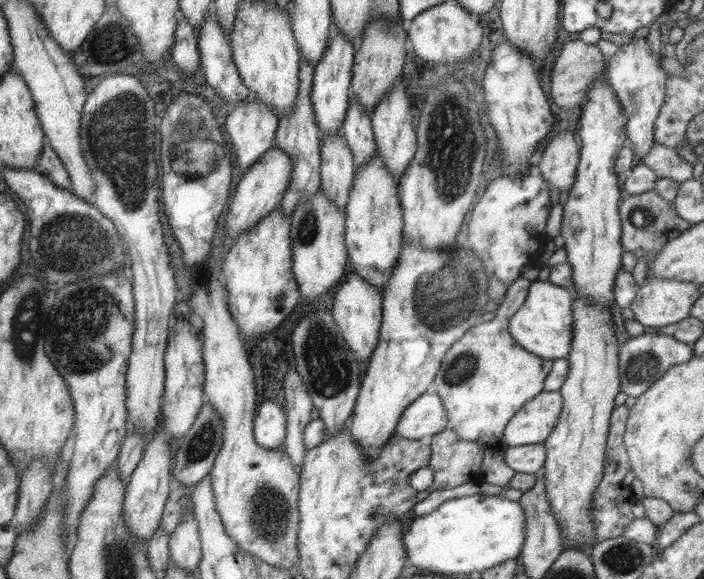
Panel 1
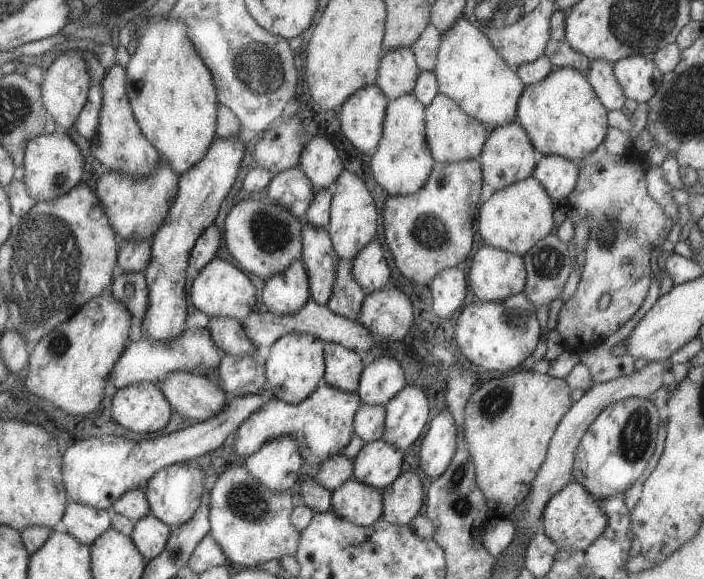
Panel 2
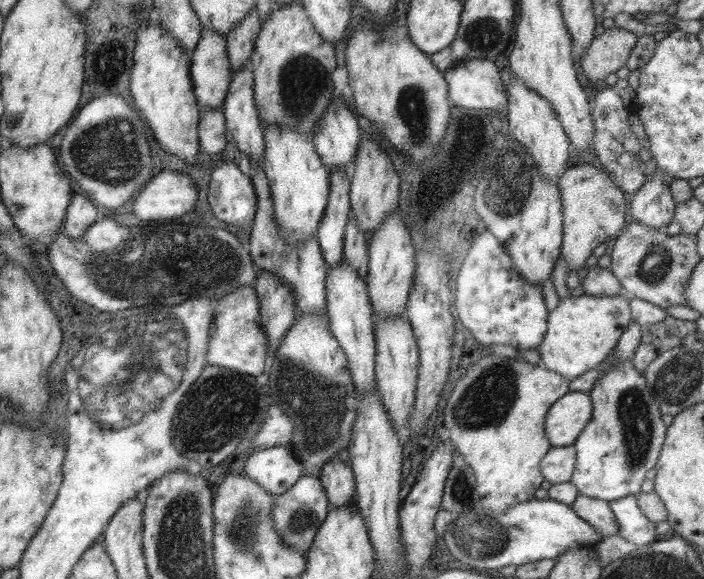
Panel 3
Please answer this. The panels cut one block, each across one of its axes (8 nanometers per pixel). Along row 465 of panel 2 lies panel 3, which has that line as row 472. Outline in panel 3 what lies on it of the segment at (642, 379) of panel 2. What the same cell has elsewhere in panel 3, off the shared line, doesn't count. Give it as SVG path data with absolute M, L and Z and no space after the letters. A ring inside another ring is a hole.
M573 445L551 447L539 460L539 471L543 480L559 484L567 482L572 476L575 464L575 447Z

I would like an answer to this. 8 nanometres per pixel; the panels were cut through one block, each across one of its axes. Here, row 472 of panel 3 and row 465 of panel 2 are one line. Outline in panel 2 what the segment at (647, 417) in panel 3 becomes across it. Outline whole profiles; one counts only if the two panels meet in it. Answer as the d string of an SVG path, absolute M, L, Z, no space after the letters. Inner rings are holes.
M629 397L604 406L586 428L573 455L571 476L597 500L625 491L645 468L653 450L659 410L648 398Z

